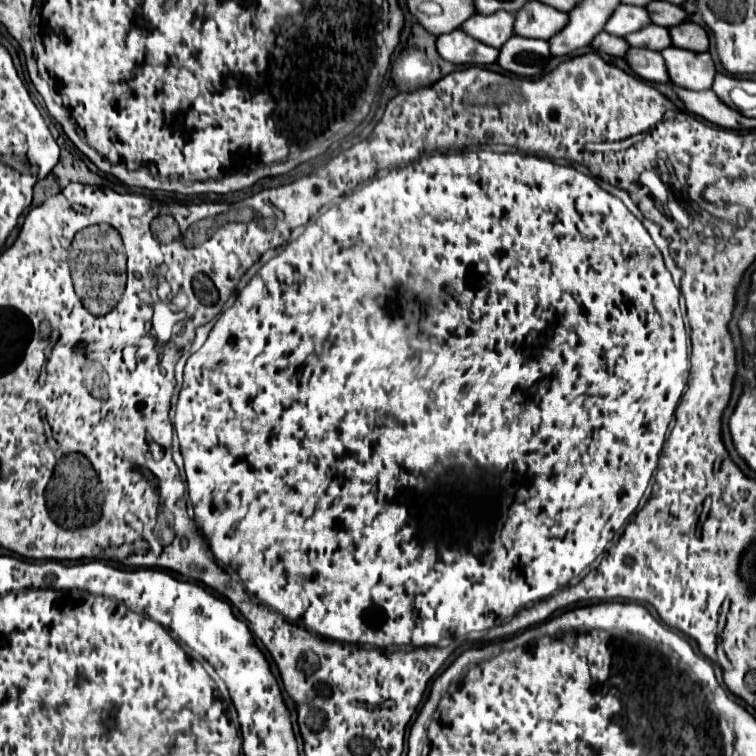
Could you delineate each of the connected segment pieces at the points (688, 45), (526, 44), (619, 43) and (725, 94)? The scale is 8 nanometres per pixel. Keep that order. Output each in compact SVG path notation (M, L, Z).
M683 22L679 26L669 28L673 46L685 48L685 50L695 50L695 52L707 52L709 50L709 34L705 28L693 24L693 22Z
M523 36L509 38L499 52L499 66L517 76L537 76L551 60L547 40L533 40Z
M601 32L599 36L595 36L595 40L591 42L591 46L595 50L611 54L611 56L625 56L627 50L629 50L627 40L623 40L619 36L613 36L613 34L607 34L607 32Z
M717 74L715 76L715 82L713 82L713 92L727 104L731 106L731 98L729 98L729 92L733 88L741 86L741 80L739 78L733 78L733 76L727 76L727 74Z

